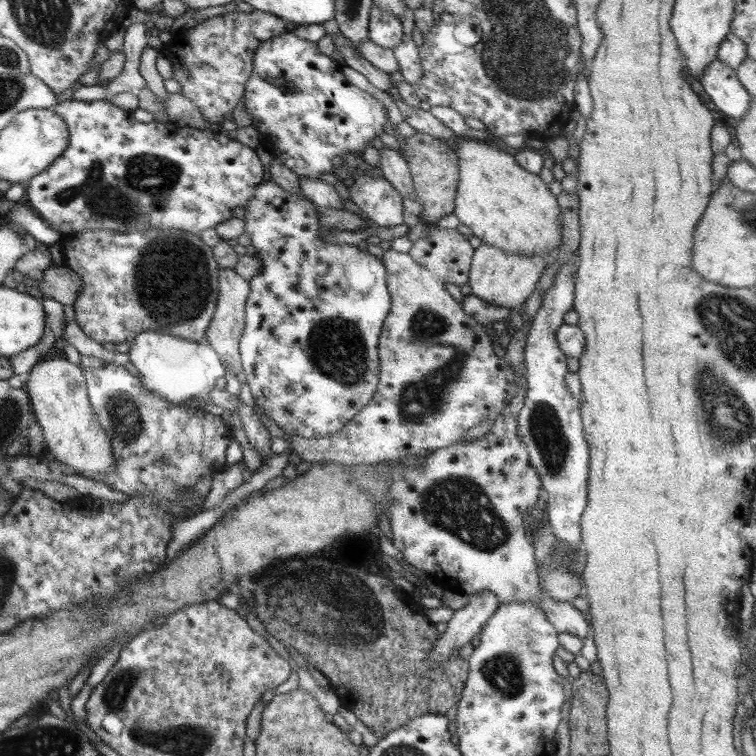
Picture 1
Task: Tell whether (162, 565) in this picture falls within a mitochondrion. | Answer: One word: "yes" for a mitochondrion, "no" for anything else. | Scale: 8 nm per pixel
no

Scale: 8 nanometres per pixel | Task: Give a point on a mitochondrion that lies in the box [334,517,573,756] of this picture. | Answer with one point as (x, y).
(502, 672)

